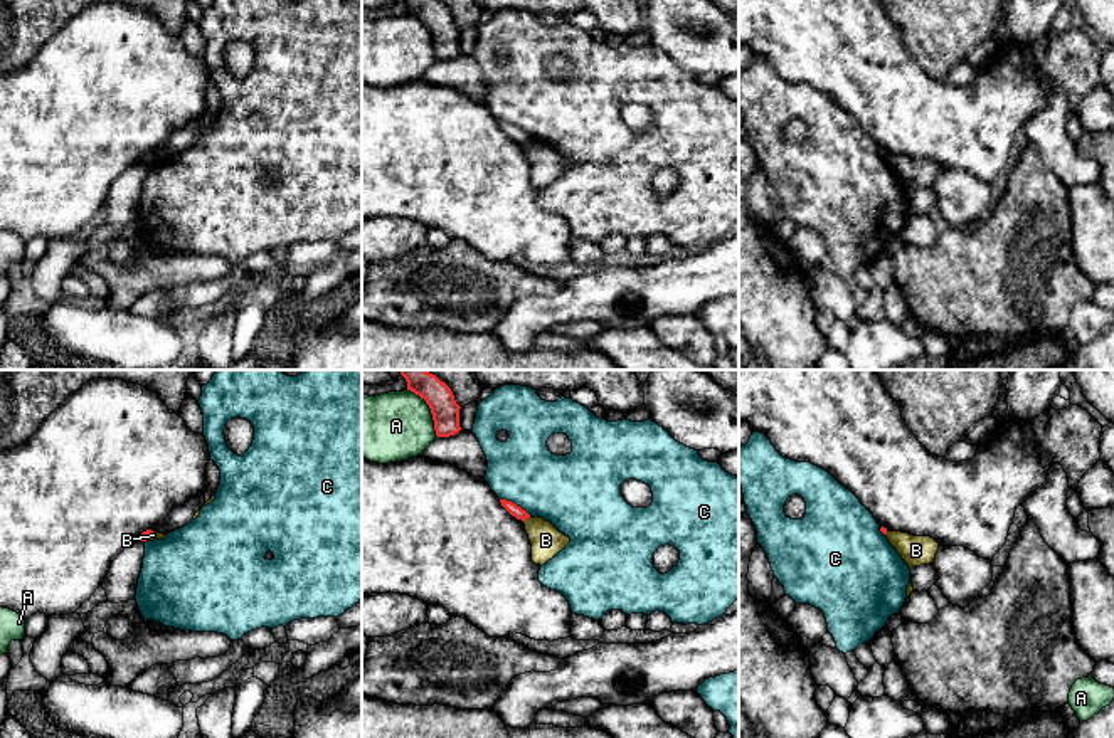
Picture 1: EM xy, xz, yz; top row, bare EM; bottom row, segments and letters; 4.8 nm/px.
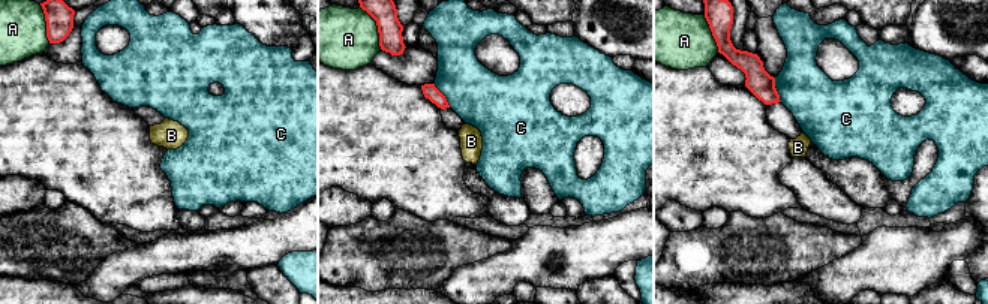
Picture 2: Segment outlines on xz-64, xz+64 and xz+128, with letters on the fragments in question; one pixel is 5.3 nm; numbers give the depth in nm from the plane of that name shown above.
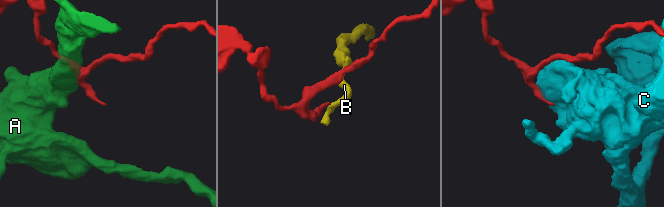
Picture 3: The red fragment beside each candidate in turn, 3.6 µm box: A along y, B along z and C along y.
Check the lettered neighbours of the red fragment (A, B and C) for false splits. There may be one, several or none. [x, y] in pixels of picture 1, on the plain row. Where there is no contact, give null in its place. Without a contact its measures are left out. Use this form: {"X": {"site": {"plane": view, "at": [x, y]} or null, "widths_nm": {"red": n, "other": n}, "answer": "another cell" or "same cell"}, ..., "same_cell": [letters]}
{"A": {"site": {"plane": "xz", "at": [431, 34]}, "widths_nm": {"red": 140, "other": 340}, "answer": "another cell"}, "B": {"site": {"plane": "xz", "at": [527, 140]}, "widths_nm": {"red": 60, "other": 150}, "answer": "another cell"}, "C": {"site": {"plane": "xz", "at": [514, 126]}, "widths_nm": {"red": 60, "other": 340}, "answer": "another cell"}, "same_cell": []}

